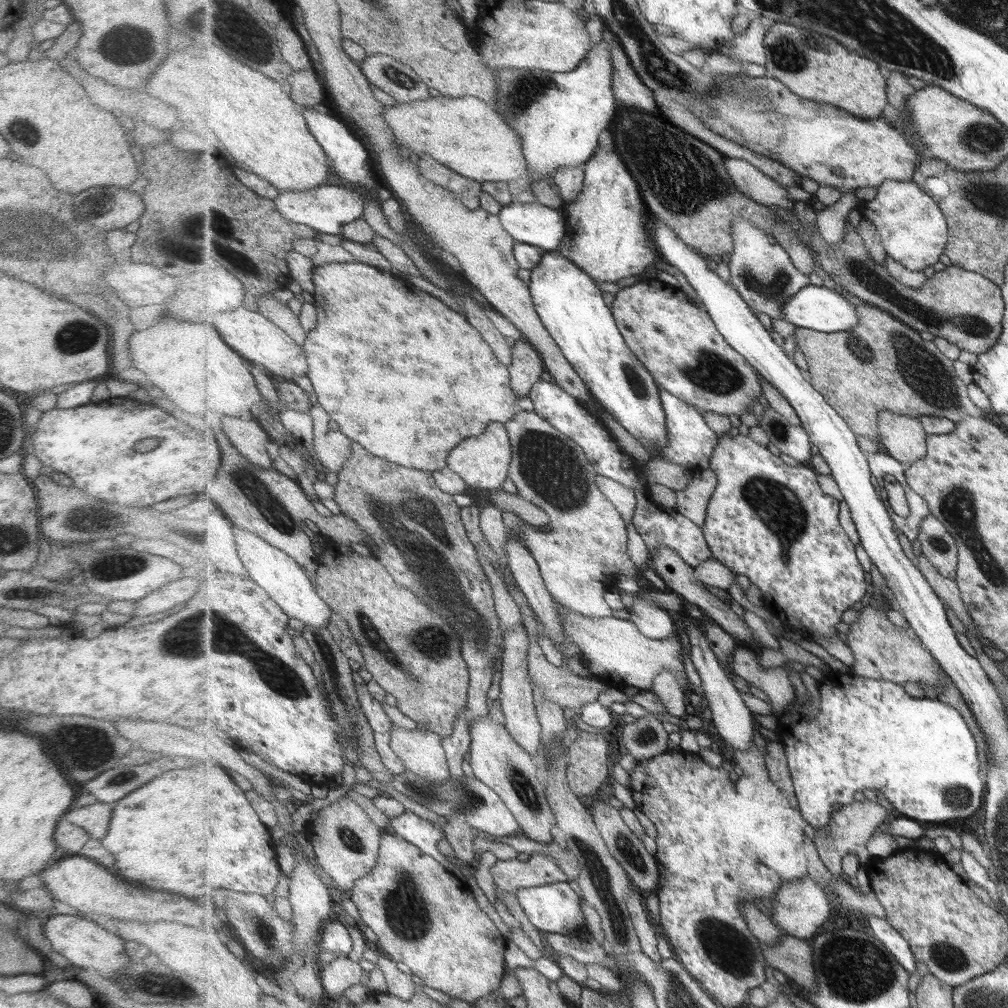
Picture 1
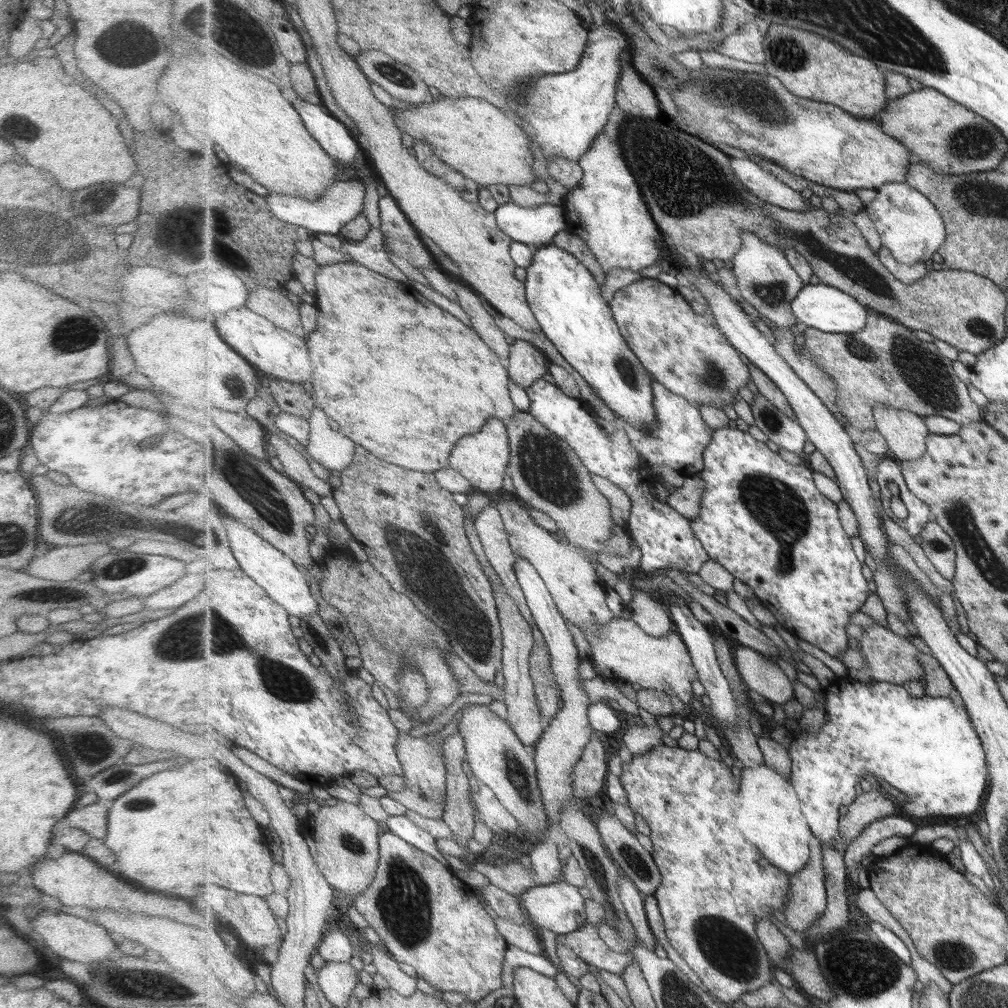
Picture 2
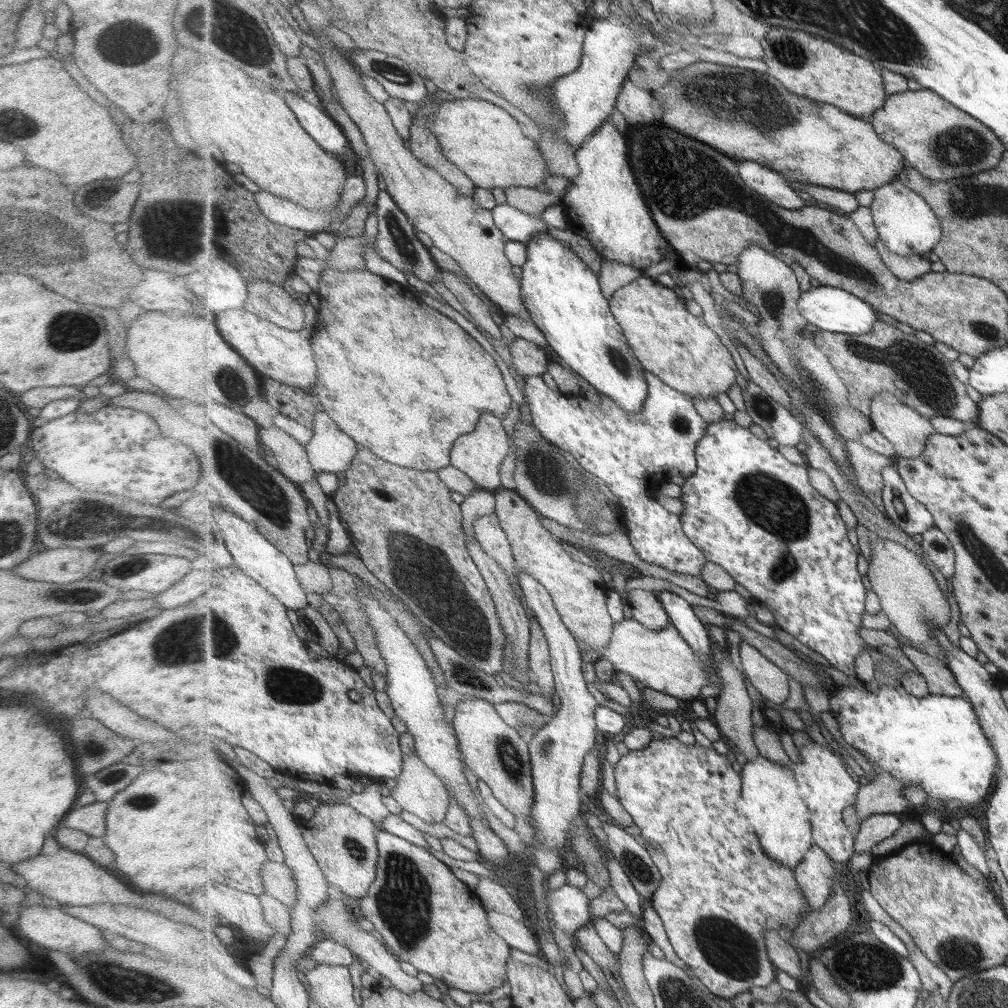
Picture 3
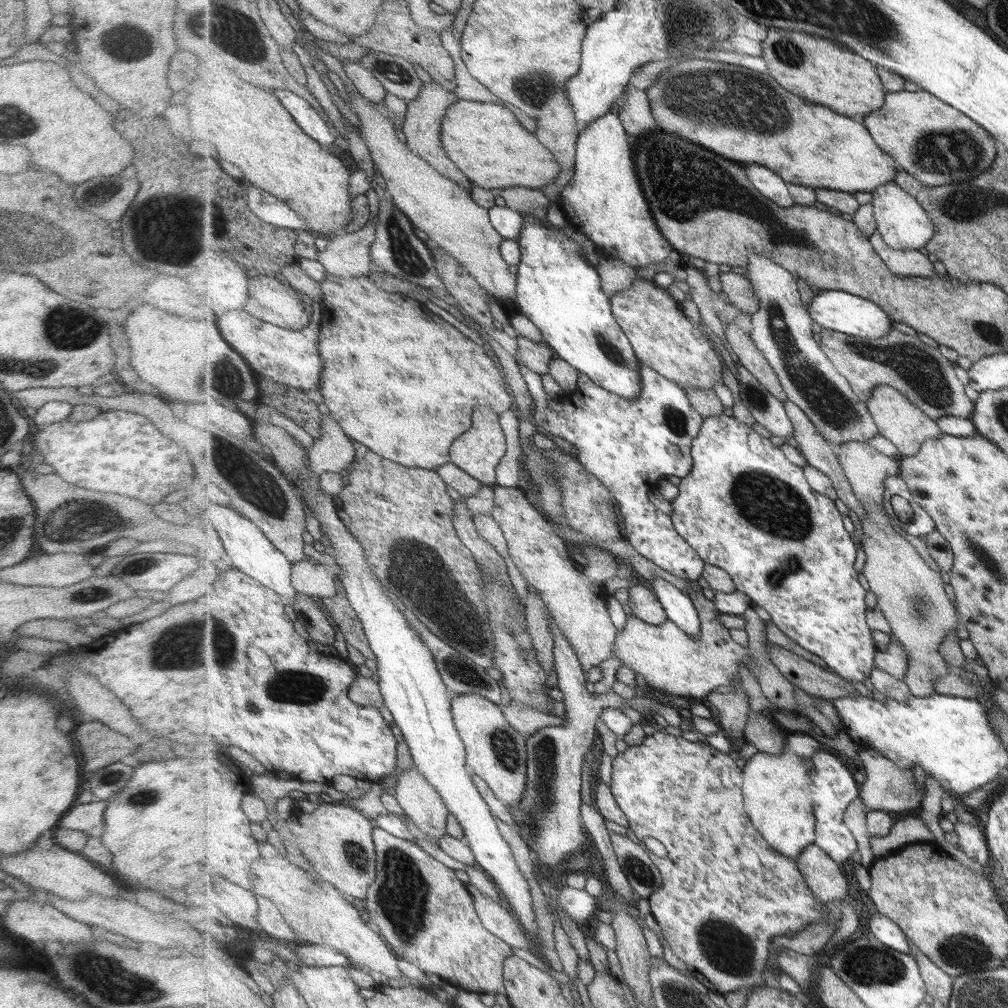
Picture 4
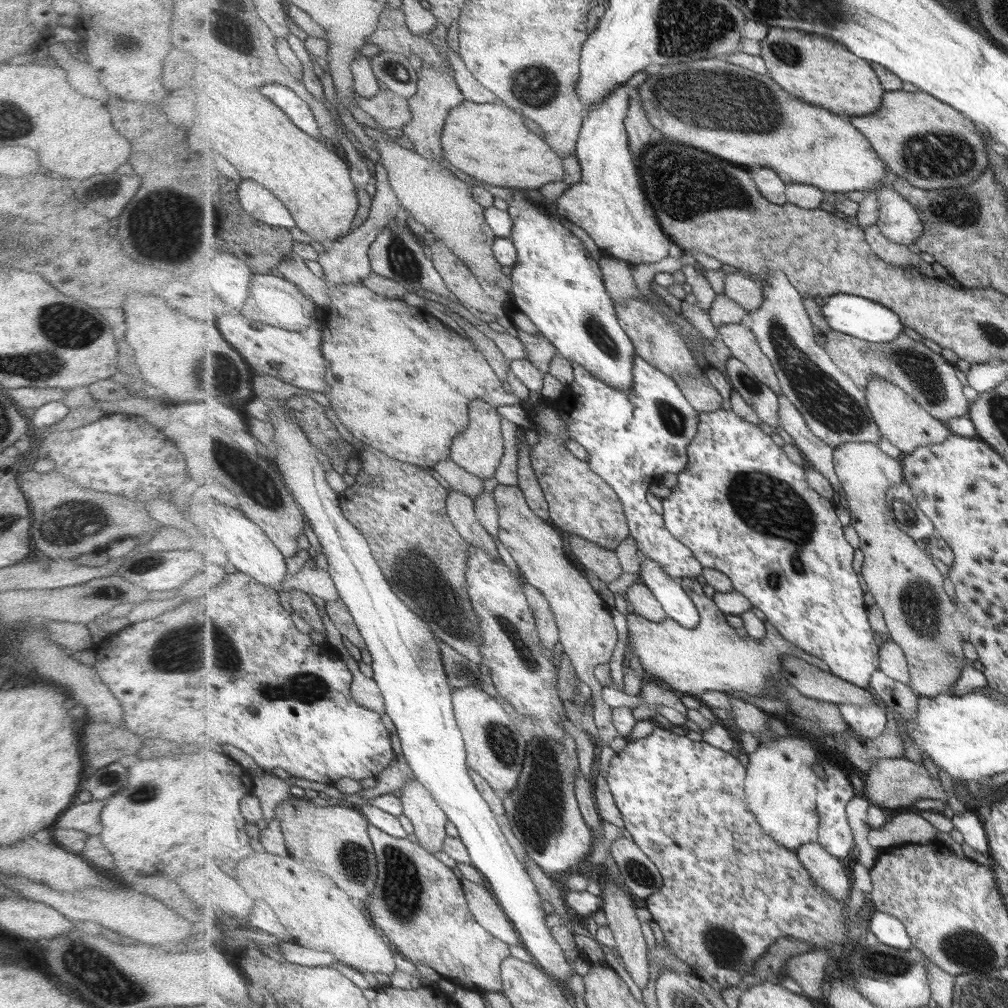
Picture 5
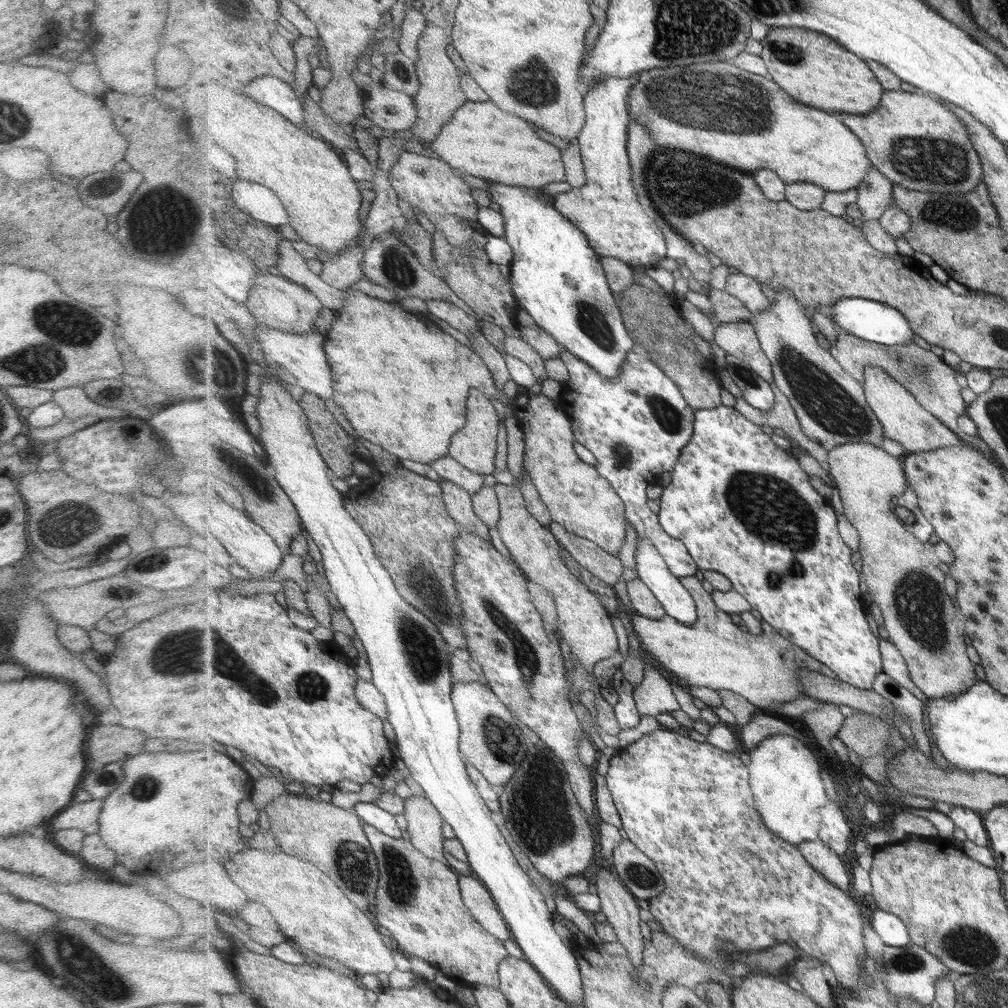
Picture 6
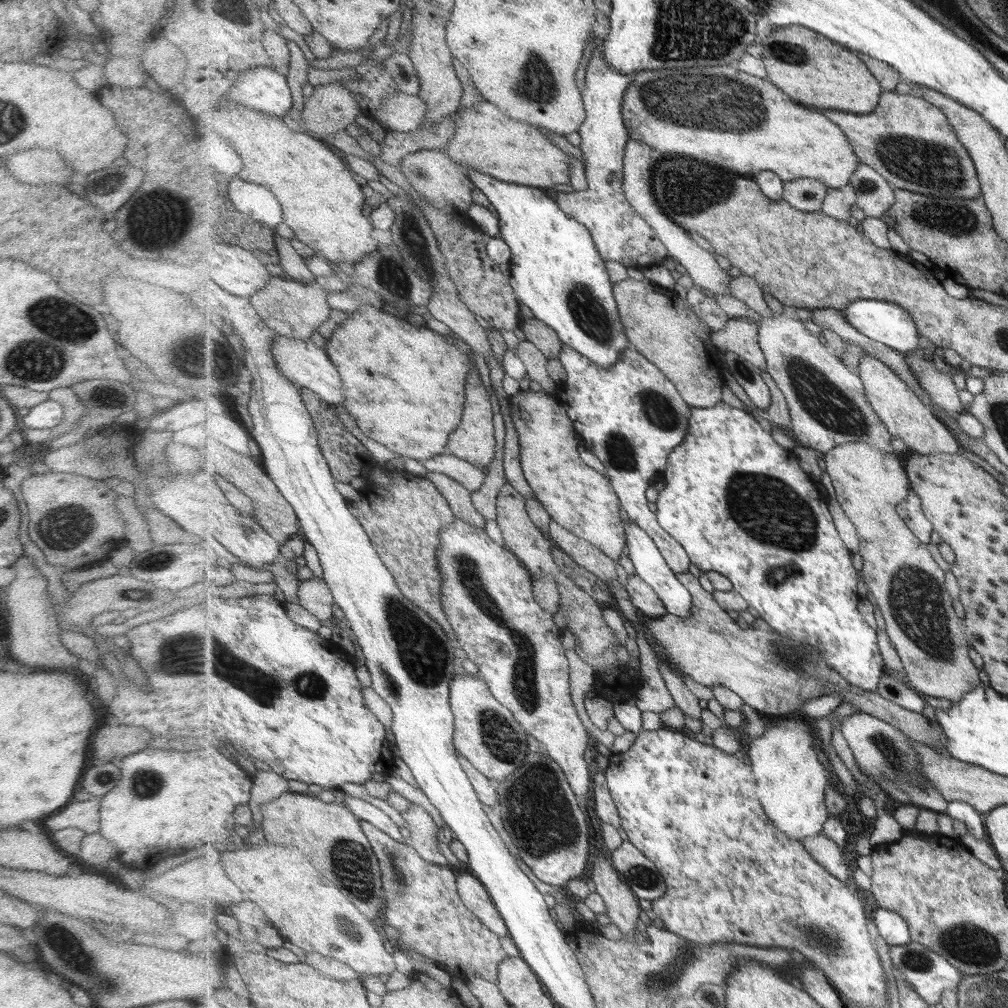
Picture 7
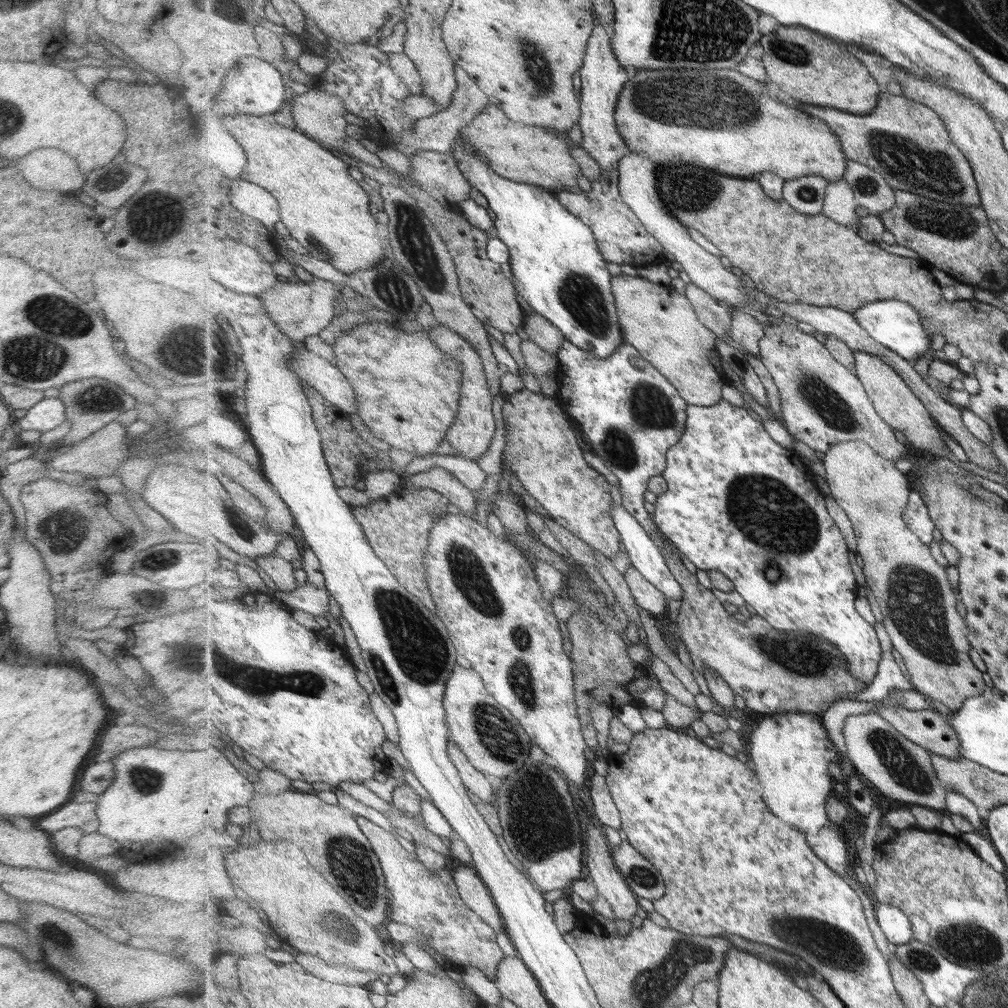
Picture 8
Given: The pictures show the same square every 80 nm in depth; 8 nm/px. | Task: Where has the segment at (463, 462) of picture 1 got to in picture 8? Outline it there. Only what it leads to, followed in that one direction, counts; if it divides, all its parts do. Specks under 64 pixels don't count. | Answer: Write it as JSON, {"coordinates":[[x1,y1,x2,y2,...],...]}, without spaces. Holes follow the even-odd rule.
{"coordinates":[[438,324,428,329,428,331,431,341,439,349,447,356,456,358,462,364,461,406,459,406,457,420,449,427,446,438,458,450,458,454,475,461,489,450,491,440,493,440,493,436,495,437,495,418,493,418,494,394,489,386,483,357,465,338,462,338,457,332,453,332,453,330,449,330,447,326]]}

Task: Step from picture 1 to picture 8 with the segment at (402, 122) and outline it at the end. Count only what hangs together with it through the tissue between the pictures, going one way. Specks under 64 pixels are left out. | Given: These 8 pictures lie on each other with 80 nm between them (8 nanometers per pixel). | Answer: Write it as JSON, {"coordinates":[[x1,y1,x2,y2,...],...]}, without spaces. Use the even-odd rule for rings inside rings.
{"coordinates":[[489,105,479,116,463,128,461,138,467,139,478,155,483,155,488,163,505,178,515,178,515,182,531,183,545,188,567,188,579,186,582,166,572,154,569,140,557,132,549,134,539,126,525,126,511,122,505,111]]}

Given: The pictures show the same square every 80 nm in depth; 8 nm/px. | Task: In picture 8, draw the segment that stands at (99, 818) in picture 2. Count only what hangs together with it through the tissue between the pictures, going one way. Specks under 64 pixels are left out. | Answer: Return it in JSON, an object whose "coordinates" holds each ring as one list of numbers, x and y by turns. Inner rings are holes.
{"coordinates":[[71,799,55,812,43,816,37,826,46,833,52,833,68,826,78,828,83,834,92,833,98,830,98,818,95,810,95,801,75,803]]}

